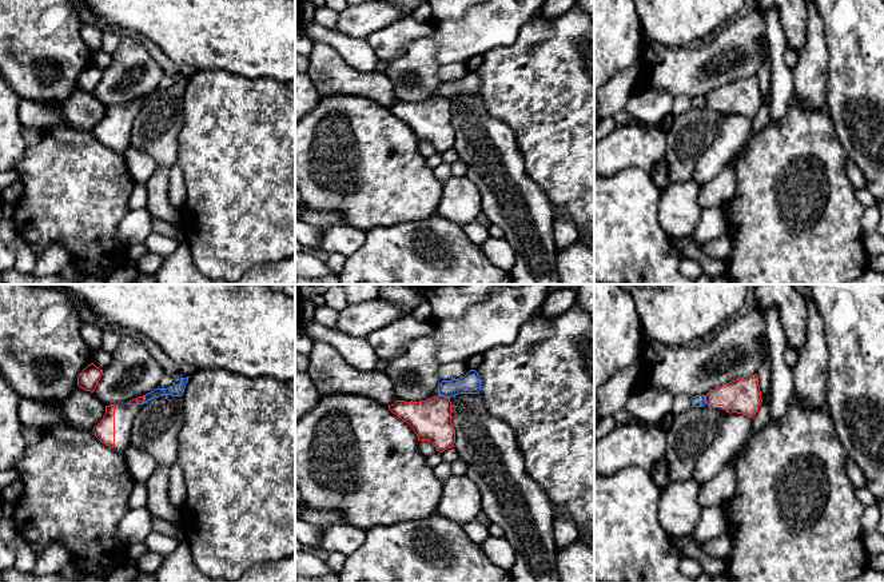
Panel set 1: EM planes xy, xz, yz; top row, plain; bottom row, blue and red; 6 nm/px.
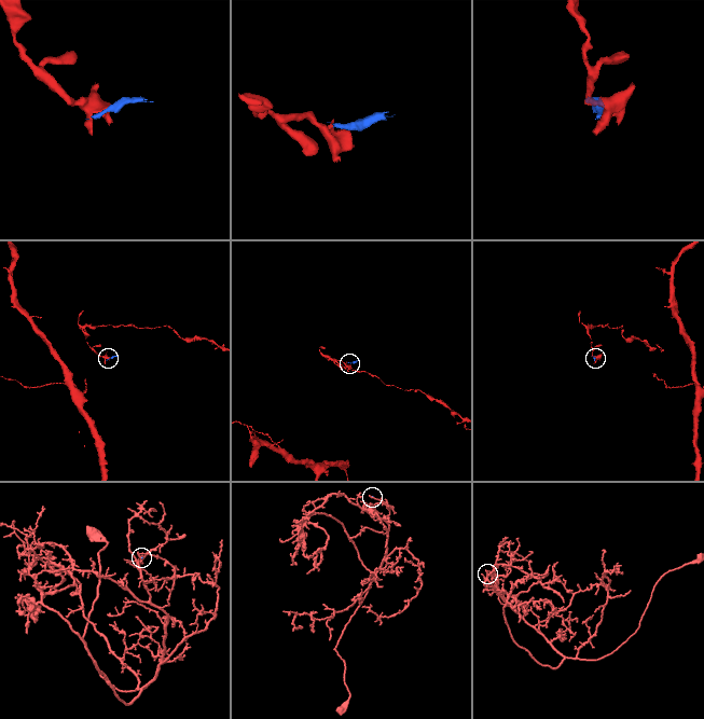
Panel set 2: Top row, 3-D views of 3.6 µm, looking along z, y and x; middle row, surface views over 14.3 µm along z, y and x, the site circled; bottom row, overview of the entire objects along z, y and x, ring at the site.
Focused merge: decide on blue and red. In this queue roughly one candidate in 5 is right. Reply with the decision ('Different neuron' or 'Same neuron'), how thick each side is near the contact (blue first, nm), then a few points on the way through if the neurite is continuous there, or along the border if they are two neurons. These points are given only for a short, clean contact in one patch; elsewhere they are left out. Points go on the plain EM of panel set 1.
Different neuron. Thickness 120 nm (blue) against 240 nm

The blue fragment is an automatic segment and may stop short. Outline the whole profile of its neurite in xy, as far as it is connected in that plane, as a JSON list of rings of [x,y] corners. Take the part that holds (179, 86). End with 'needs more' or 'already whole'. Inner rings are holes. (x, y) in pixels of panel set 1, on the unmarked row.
[[[180,79],[174,83],[172,87],[167,89],[155,89],[154,92],[144,96],[143,105],[147,104],[151,100],[159,99],[162,96],[172,96],[172,97],[182,97],[186,89],[186,85],[188,83],[188,79]]]; already whole

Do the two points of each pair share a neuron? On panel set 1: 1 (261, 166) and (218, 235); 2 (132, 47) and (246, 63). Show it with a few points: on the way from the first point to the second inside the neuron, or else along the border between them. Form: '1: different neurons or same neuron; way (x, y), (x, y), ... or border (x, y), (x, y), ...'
1: same neuron; way (261, 183), (254, 196), (234, 218)
2: different neurons; border (122, 32), (139, 38)

